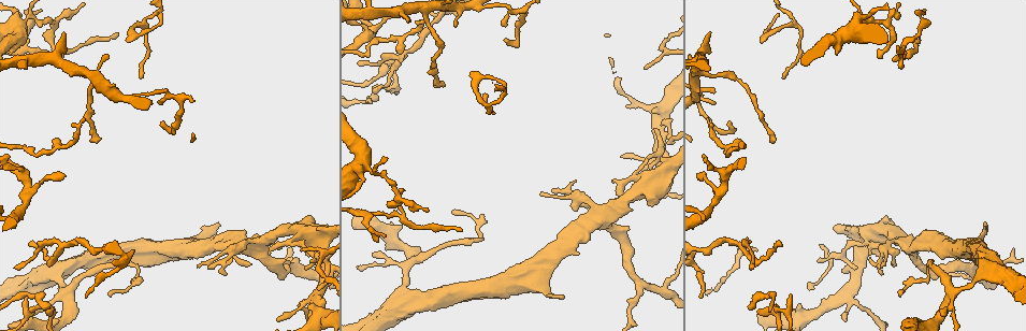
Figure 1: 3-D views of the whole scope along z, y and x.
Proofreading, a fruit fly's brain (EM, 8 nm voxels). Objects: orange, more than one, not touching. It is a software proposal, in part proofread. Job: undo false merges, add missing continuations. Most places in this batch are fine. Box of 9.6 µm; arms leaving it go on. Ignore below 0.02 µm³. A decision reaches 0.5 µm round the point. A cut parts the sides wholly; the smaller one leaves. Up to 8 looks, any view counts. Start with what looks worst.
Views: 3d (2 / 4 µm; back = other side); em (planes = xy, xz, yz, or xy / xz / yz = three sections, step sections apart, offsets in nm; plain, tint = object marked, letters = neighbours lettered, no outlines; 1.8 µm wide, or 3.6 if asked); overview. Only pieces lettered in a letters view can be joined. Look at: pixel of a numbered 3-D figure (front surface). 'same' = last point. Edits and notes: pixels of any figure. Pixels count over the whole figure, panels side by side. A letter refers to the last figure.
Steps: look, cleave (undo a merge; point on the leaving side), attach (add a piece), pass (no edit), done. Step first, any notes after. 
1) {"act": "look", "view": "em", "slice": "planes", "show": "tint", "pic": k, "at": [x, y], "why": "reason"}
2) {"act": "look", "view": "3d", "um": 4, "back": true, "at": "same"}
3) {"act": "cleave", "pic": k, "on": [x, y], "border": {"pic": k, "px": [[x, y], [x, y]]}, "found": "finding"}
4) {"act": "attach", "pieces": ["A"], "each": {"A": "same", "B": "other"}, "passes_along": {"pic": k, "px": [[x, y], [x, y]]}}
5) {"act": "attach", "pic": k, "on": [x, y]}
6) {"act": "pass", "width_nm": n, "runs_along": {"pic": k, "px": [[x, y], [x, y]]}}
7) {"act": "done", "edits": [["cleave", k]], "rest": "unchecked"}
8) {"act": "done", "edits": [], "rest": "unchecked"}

{"act": "look", "view": "em", "slice": "planes", "show": "letters", "pic": 1, "at": [63, 290], "why": "four arms meet"}

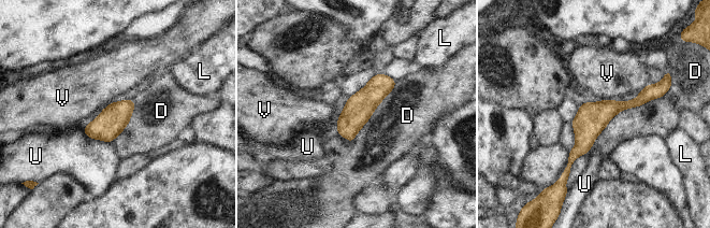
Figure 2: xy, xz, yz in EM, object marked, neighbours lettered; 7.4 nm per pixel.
{"act": "pass", "width_nm": 220, "each": {"D": "other", "L": "other", "U": "other", "V": "other"}, "runs_along": {"pic": 2, "px": [[657, 89], [611, 108], [570, 160]]}, "found": "one cell here"}

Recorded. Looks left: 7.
{"act": "look", "view": "3d", "um": 2, "pic": 1, "at": [864, 233], "why": "sudden change in width"}

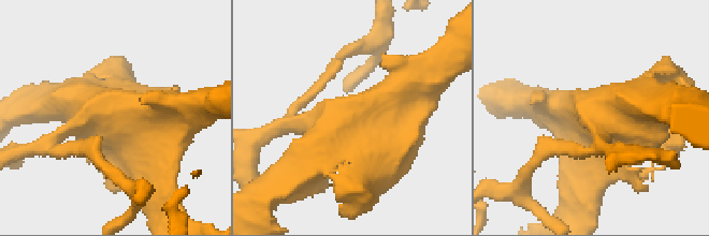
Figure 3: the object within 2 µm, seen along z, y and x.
{"act": "look", "view": "em", "slice": "xz", "step": 4, "show": "tint", "pic": 3, "at": [136, 127], "why": "shape alone is not enough"}

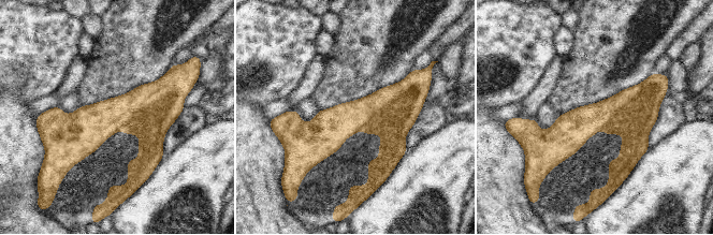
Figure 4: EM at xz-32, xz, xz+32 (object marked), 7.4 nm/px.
{"act": "look", "view": "em", "slice": "xz", "step": 4, "show": "letters", "at": "same"}

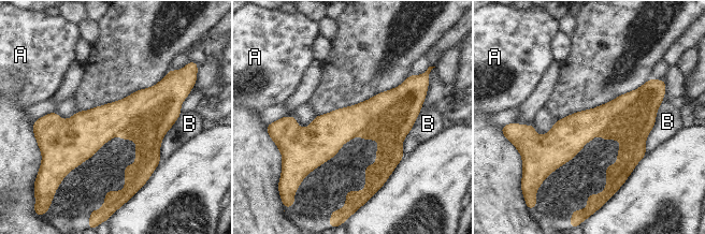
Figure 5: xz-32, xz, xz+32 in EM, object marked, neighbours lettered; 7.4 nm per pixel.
{"act": "pass", "each": {"A": "other", "B": "other"}, "runs_along": {"pic": 5, "px": [[416, 108], [328, 133], [288, 126]]}, "found": "continuous, no second cell"}

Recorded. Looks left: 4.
{"act": "look", "view": "3d", "um": 2, "pic": 1, "at": [218, 223], "why": "tapers out"}

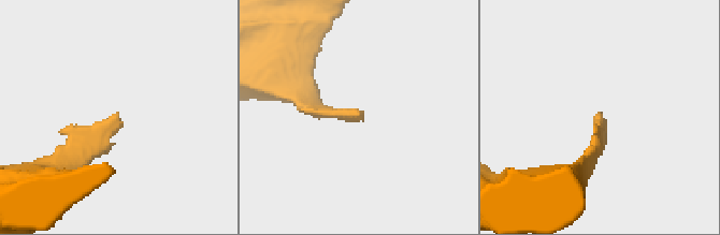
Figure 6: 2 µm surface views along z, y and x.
{"act": "look", "view": "em", "slice": "xz", "step": 8, "show": "tint", "pic": 6, "at": [360, 111], "why": "need the tissue"}

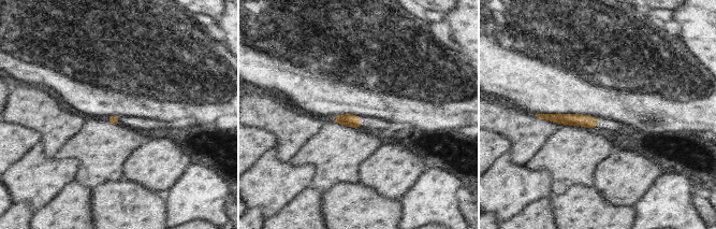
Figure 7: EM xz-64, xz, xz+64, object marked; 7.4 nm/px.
{"act": "look", "view": "em", "slice": "planes", "show": "letters", "at": "same", "why": "cut it another way"}

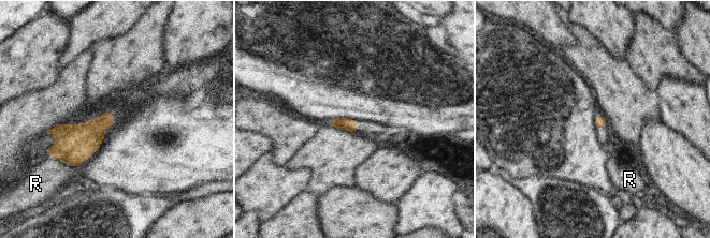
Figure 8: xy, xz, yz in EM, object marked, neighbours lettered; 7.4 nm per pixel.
{"act": "pass", "longest_contact_nm": ["R", 280], "each": {"R": "other"}, "border": {"pic": 8, "px": [[48, 154], [72, 166], [83, 164]]}, "found": "no lettered piece goes on from it"}

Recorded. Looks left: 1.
{"act": "look", "view": "em", "um": 3.6, "slice": "planes", "show": "letters", "pic": 1, "at": [891, 264], "why": "branch stops here"}

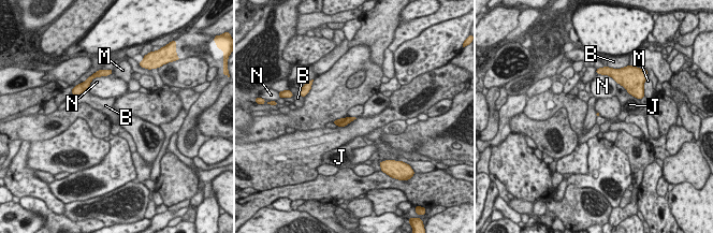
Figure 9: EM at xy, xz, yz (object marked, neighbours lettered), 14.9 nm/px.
{"act": "pass", "each": {"B": "other", "J": "other", "M": "other", "N": "other"}, "border": {"pic": 9, "px": [[348, 116], [354, 117]]}, "found": "no lettered piece goes on from it"}

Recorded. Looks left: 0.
{"act": "done", "edits": [], "rest": "unchecked"}

